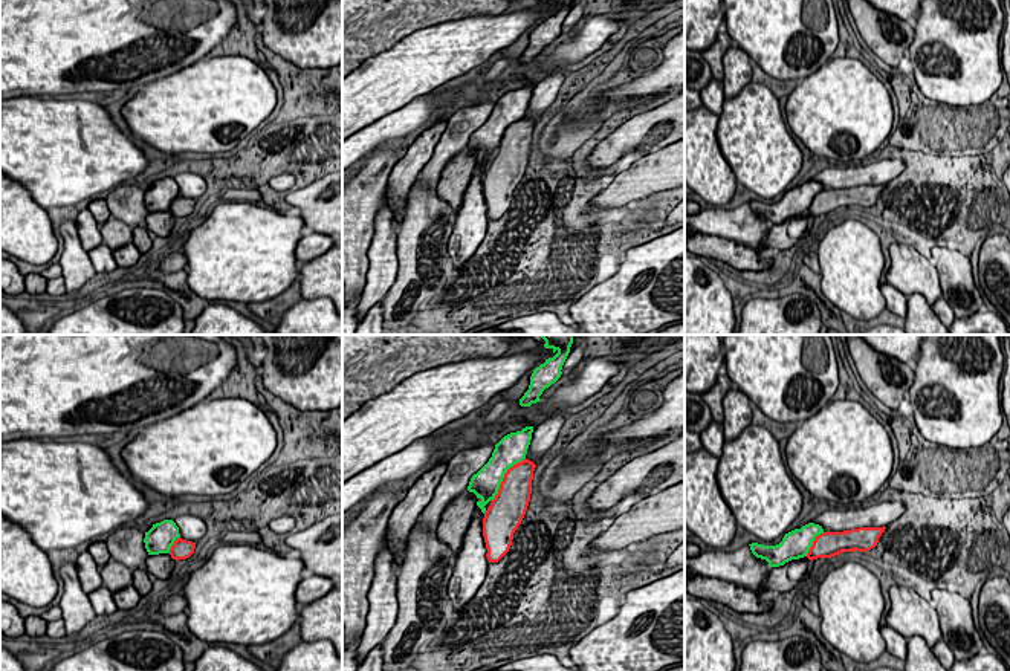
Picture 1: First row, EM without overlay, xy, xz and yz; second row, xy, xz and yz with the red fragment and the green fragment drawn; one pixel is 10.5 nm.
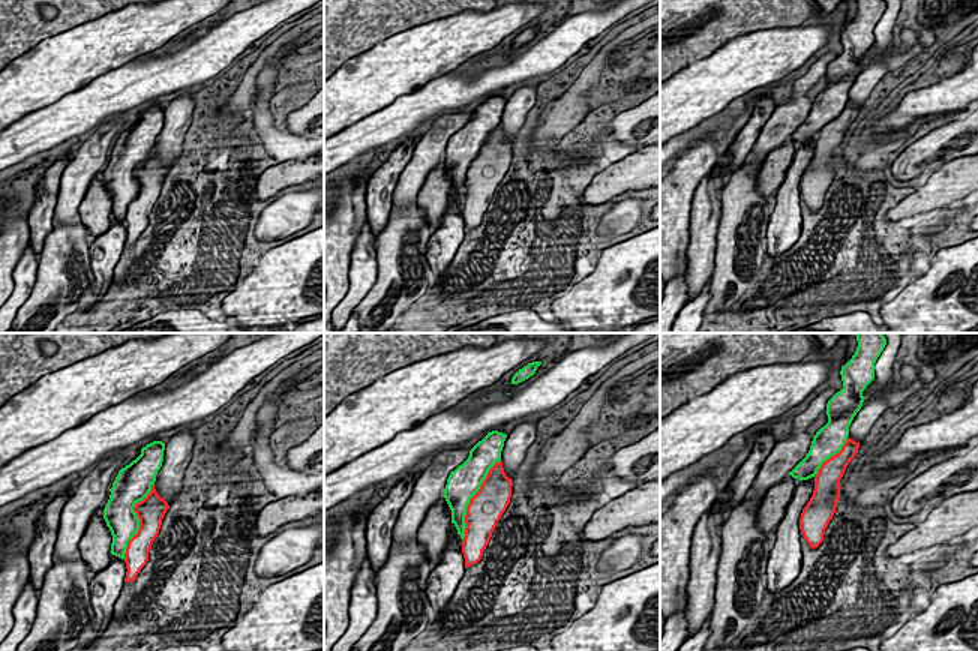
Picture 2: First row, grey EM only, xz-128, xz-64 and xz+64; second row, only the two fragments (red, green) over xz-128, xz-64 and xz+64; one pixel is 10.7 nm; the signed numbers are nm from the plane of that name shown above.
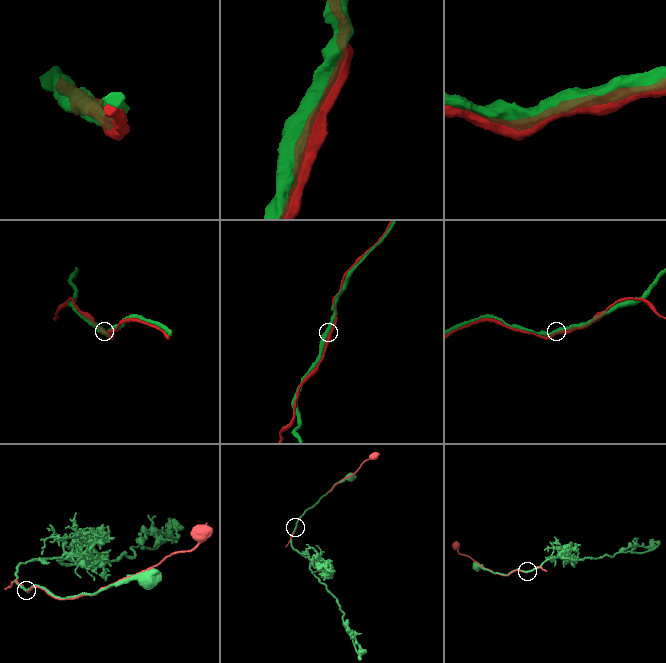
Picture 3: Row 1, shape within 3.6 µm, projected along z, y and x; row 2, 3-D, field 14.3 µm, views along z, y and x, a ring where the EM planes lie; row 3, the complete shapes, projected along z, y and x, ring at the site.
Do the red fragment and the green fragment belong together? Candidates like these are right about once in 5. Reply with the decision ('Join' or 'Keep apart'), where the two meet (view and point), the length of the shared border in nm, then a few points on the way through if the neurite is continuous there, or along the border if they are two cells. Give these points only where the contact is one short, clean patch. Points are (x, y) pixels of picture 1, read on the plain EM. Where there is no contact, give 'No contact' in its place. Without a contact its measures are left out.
Keep apart. Touches red at xz (503, 135). Shared border 600 nm

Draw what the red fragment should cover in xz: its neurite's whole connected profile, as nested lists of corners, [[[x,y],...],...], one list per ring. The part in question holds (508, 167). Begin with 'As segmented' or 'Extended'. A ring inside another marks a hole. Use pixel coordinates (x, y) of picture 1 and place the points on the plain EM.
As segmented. [[[527,116],[509,125],[498,151],[484,170],[483,194],[489,220],[498,220],[512,203],[513,191],[530,159],[535,125],[536,122]]]

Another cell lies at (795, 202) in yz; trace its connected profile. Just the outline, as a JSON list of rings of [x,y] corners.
[[[808,180],[801,186],[785,191],[782,199],[776,203],[764,203],[758,200],[749,203],[756,216],[766,217],[770,225],[779,225],[791,217],[807,214],[814,196],[821,191],[824,191],[822,183]]]

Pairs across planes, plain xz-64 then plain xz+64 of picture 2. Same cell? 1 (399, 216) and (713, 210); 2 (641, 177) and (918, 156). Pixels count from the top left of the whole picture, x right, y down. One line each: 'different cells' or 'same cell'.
1: different cells
2: different cells

